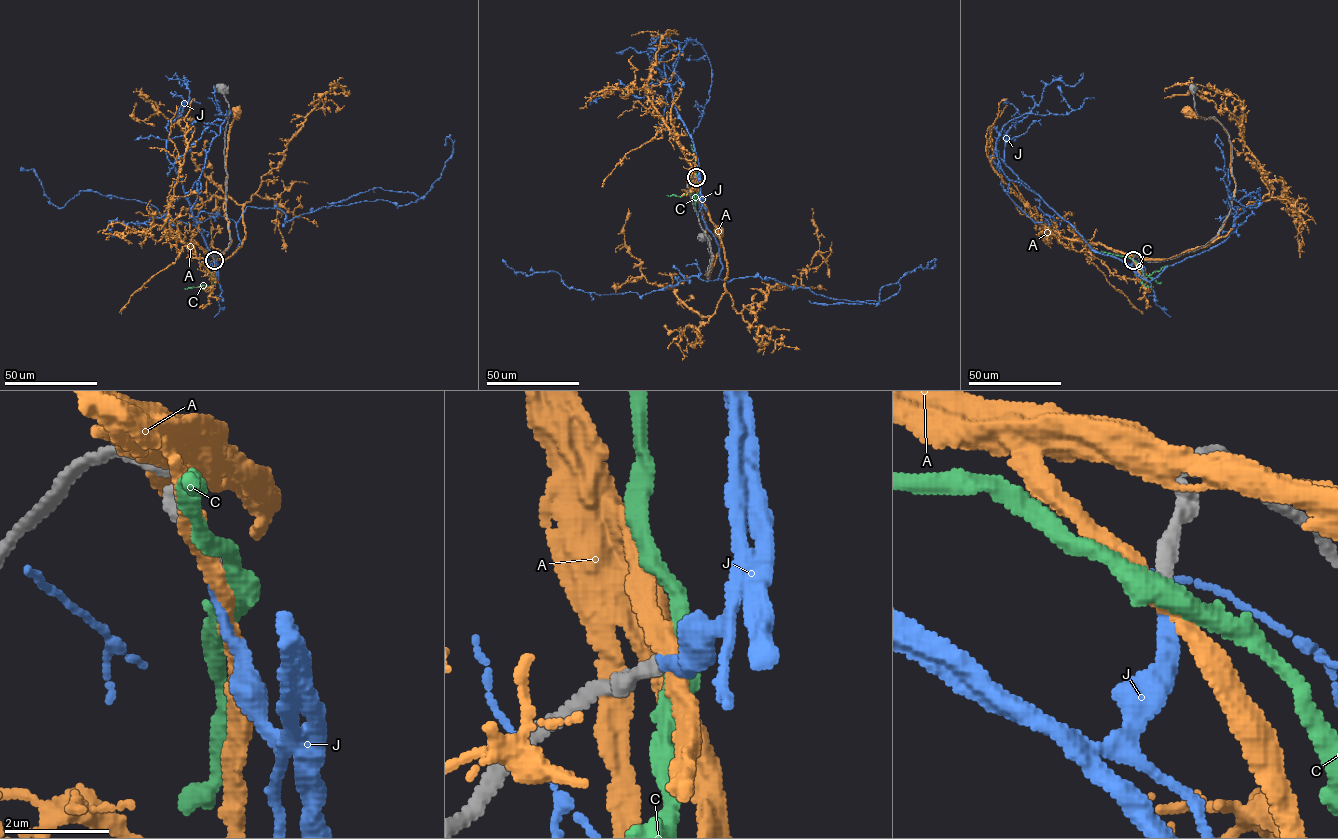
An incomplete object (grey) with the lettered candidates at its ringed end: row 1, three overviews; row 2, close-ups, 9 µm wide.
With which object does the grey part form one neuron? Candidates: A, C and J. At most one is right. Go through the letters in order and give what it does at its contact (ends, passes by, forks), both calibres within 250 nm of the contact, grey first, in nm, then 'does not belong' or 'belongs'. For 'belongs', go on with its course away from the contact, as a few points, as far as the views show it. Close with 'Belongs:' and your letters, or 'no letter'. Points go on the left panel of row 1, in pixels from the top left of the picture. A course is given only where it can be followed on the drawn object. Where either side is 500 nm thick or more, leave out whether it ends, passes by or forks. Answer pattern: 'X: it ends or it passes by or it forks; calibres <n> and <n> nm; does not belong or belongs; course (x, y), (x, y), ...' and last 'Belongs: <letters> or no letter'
A: it passes by; calibres 260 and 300 nm; does not belong
C: it passes by; calibres 260 and 480 nm; does not belong
J: it ends; calibres 260 and 200 nm; belongs; course (214, 259), (218, 281), (248, 206), (289, 221), (419, 198), (379, 187), (327, 202)
Belongs: J

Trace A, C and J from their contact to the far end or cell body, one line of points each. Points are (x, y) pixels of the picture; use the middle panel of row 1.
A: (696, 177), (697, 198), (713, 255), (705, 274), (707, 279), (720, 244), (718, 232)
C: (696, 177), (697, 188), (691, 193), (666, 195)
J: (696, 177), (719, 279), (771, 278), (876, 304), (883, 286), (901, 287), (878, 302), (809, 301)

